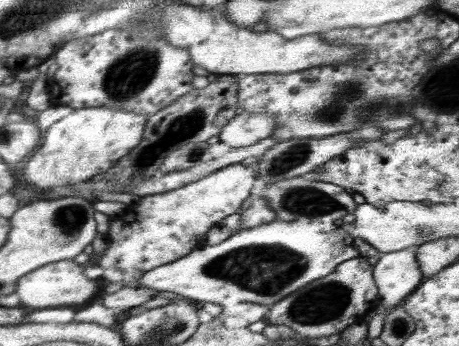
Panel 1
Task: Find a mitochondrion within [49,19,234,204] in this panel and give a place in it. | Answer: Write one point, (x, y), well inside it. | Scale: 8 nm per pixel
(130, 74)

